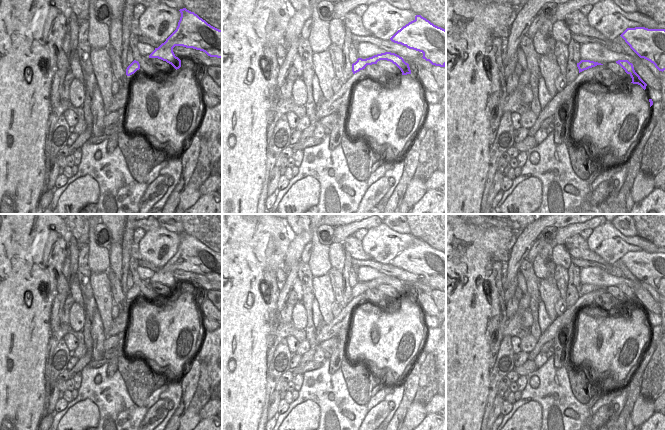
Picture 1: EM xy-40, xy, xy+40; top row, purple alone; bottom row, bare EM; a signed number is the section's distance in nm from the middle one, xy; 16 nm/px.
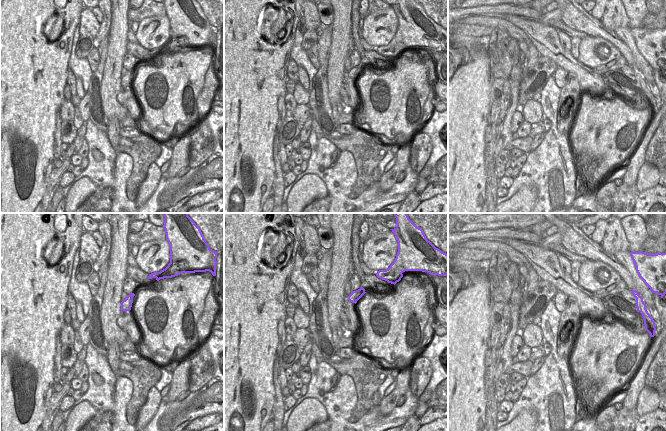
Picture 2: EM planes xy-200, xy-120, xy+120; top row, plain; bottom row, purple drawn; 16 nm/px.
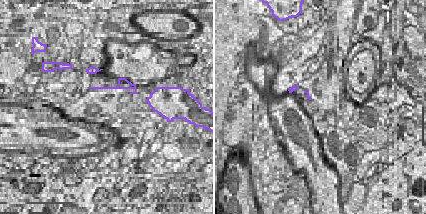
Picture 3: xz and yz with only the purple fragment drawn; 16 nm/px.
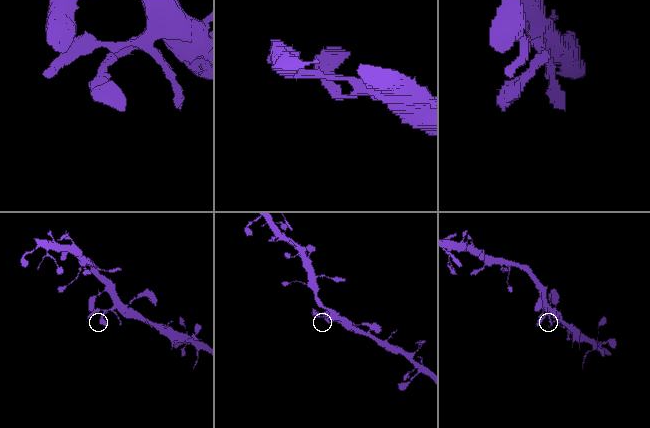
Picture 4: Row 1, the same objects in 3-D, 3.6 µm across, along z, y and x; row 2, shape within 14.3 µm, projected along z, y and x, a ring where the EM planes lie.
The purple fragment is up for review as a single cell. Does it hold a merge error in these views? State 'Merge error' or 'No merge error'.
No merge error.

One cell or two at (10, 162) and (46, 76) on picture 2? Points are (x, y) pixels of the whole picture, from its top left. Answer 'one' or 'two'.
one

